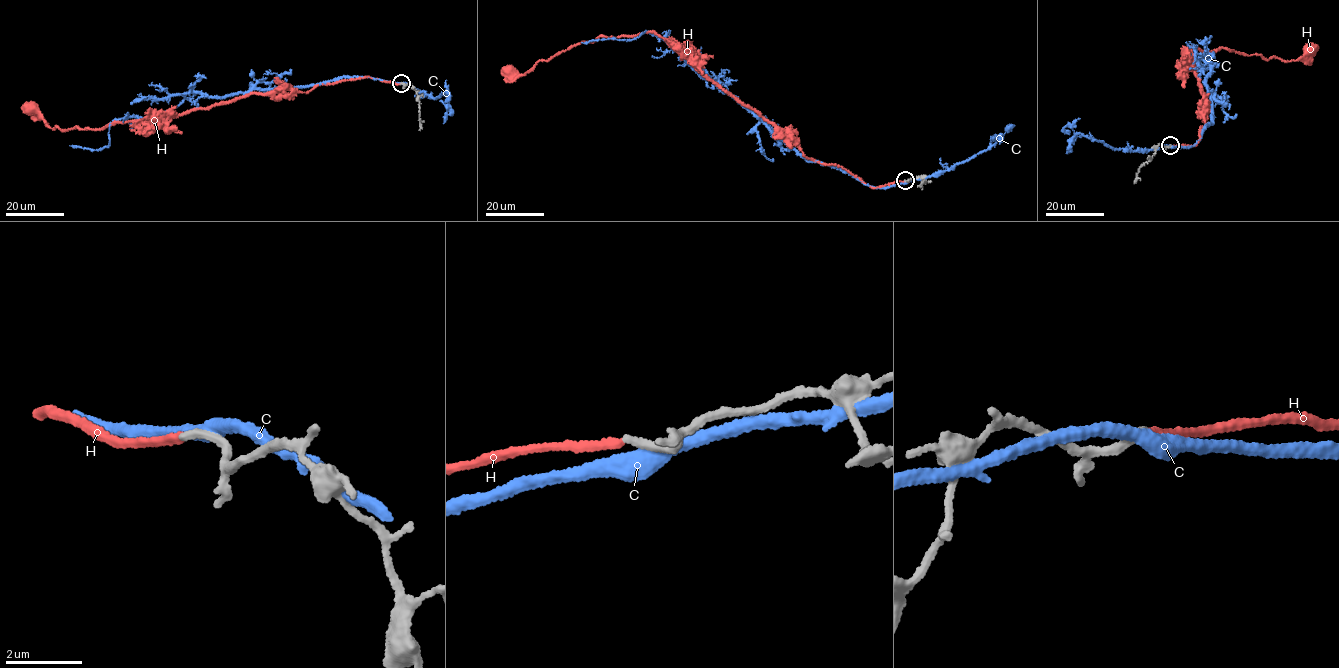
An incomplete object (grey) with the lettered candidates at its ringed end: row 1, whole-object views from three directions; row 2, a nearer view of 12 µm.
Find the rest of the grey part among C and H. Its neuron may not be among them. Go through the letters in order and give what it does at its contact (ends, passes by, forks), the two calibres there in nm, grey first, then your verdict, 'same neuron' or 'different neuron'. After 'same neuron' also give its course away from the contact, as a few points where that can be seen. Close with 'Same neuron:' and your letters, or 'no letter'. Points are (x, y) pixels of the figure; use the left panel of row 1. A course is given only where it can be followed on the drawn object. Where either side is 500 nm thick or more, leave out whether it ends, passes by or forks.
C: it passes by | 280/440 nm | different neuron
H: it ends | 220/220 nm | different neuron
Same neuron: no letter

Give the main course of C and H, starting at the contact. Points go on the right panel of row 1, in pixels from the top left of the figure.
C: (1170, 146), (1192, 146), (1213, 122), (1205, 81), (1211, 65), (1201, 67), (1194, 47), (1190, 65), (1224, 63)
H: (1170, 146), (1193, 145), (1209, 123), (1201, 114), (1205, 95), (1193, 46), (1286, 61), (1309, 50)

